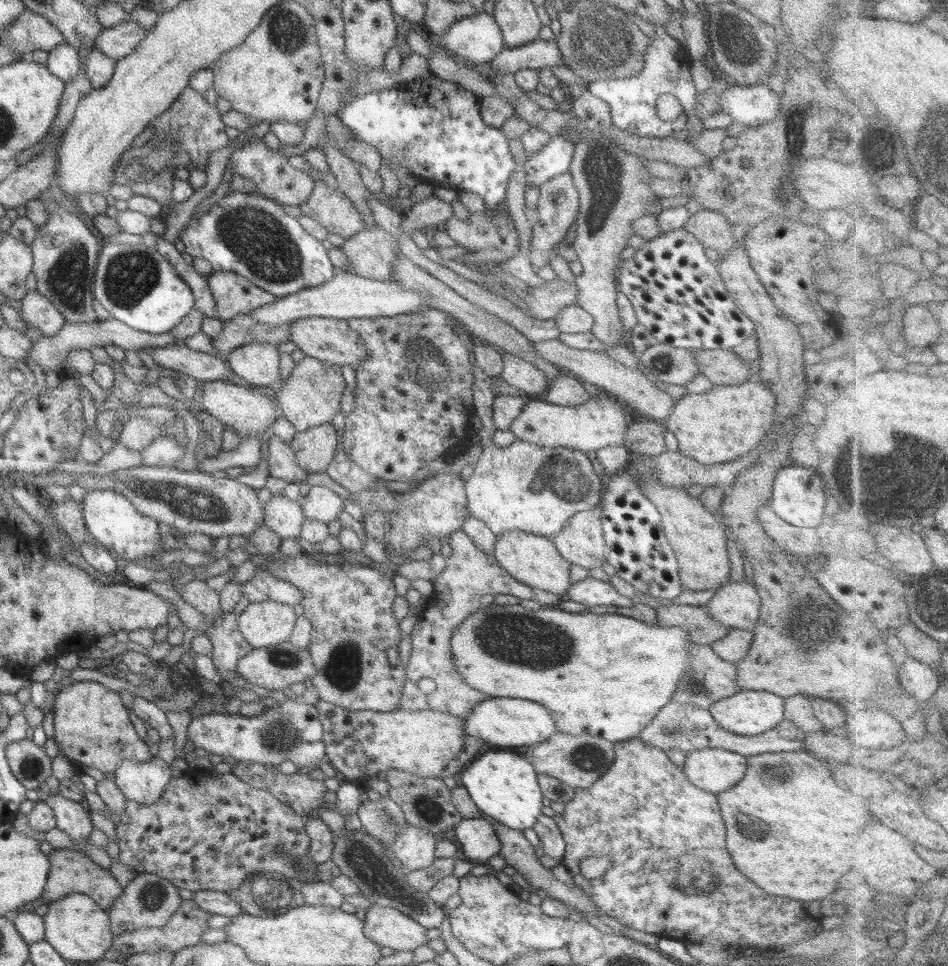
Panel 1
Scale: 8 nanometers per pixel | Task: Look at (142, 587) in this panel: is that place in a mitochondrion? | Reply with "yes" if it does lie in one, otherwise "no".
no

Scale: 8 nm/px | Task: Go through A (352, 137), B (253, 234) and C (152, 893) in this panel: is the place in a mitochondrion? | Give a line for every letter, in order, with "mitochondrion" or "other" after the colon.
A: other
B: mitochondrion
C: mitochondrion

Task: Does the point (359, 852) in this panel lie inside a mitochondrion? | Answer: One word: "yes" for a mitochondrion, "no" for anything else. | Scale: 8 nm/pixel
yes

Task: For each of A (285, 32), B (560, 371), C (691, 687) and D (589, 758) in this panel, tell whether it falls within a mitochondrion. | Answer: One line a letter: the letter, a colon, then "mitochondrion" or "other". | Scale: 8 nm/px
A: mitochondrion
B: other
C: mitochondrion
D: mitochondrion

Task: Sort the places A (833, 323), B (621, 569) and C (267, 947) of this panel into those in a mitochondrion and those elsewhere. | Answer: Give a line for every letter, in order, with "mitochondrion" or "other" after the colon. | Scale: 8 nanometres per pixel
A: other
B: other
C: other

